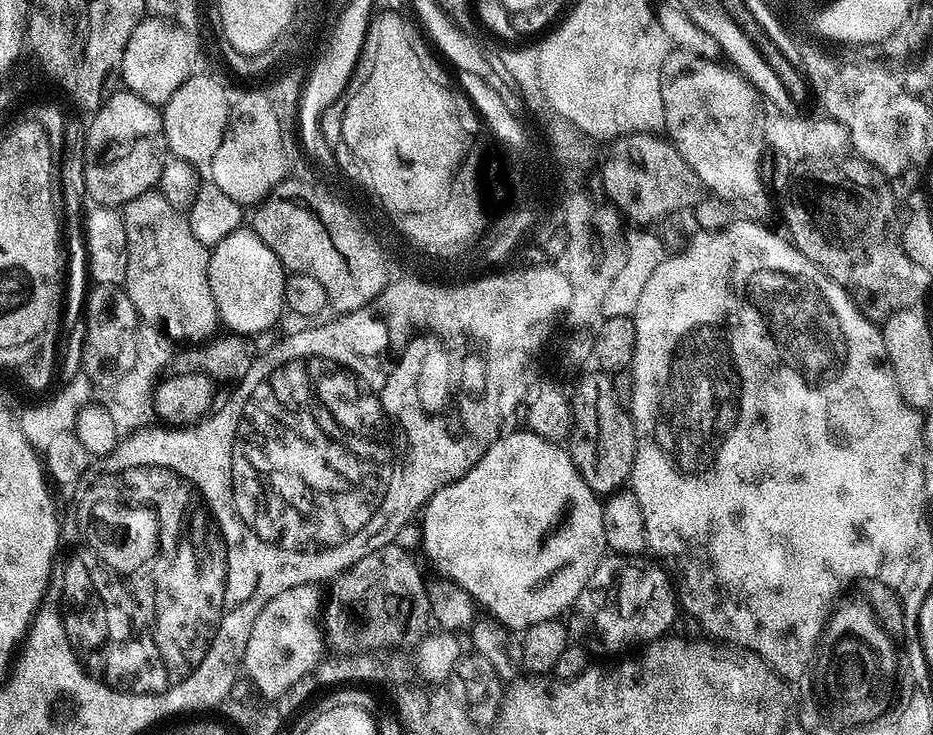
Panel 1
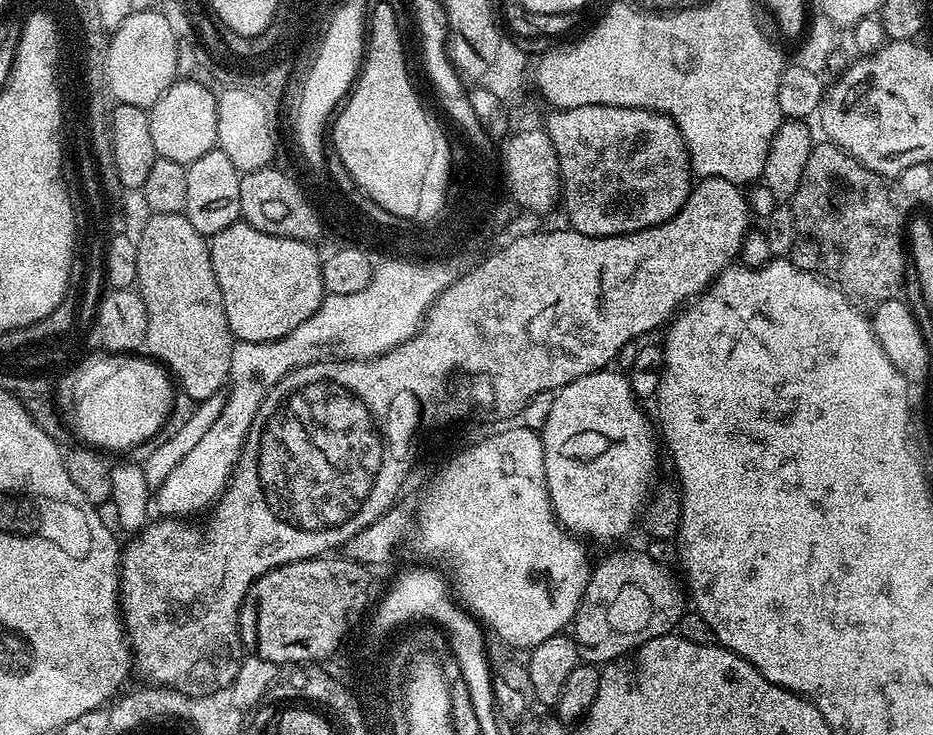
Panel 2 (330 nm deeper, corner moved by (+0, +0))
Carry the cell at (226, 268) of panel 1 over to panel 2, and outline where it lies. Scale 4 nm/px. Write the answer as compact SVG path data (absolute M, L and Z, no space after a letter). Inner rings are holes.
M237 222L226 226L218 235L211 237L212 265L214 278L218 278L218 286L224 295L226 318L236 340L246 342L270 342L290 334L324 301L325 290L322 282L322 262L310 255L309 248L293 246L291 241L271 241L264 237L262 230L254 230L254 226Z

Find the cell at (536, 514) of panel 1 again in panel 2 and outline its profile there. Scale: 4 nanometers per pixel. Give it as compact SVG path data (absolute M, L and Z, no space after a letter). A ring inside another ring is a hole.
M523 426L508 428L505 432L496 432L493 436L488 436L485 440L480 440L477 444L472 444L469 448L464 448L432 481L428 484L428 489L416 500L413 508L400 508L393 506L388 511L381 514L378 519L366 530L362 530L345 542L342 549L342 556L345 560L353 560L359 564L375 566L375 564L384 564L400 547L405 544L412 551L411 558L416 562L427 562L429 565L439 566L450 577L451 585L459 603L476 618L483 622L487 627L492 627L491 635L496 637L507 645L509 649L524 648L531 650L536 648L546 638L554 638L565 631L564 628L573 623L576 618L576 611L582 602L582 594L586 594L588 577L590 575L590 563L588 564L588 552L583 548L577 537L573 536L568 529L564 528L557 520L555 512L552 511L552 503L548 497L548 487L544 477L544 441L537 433Z

